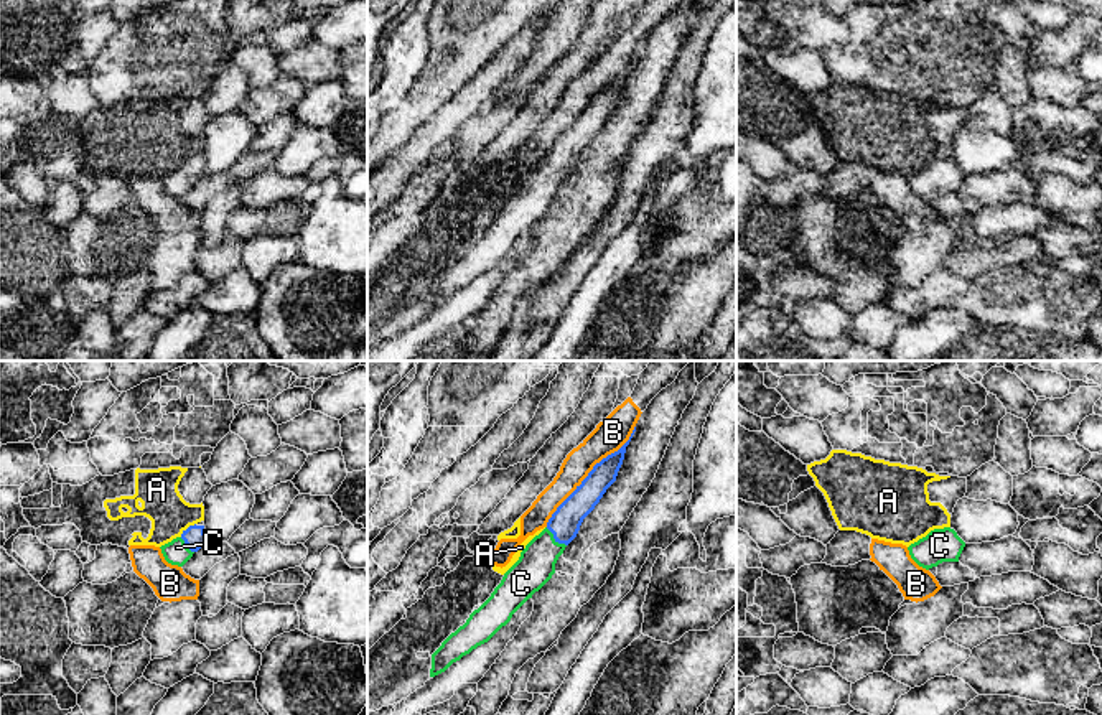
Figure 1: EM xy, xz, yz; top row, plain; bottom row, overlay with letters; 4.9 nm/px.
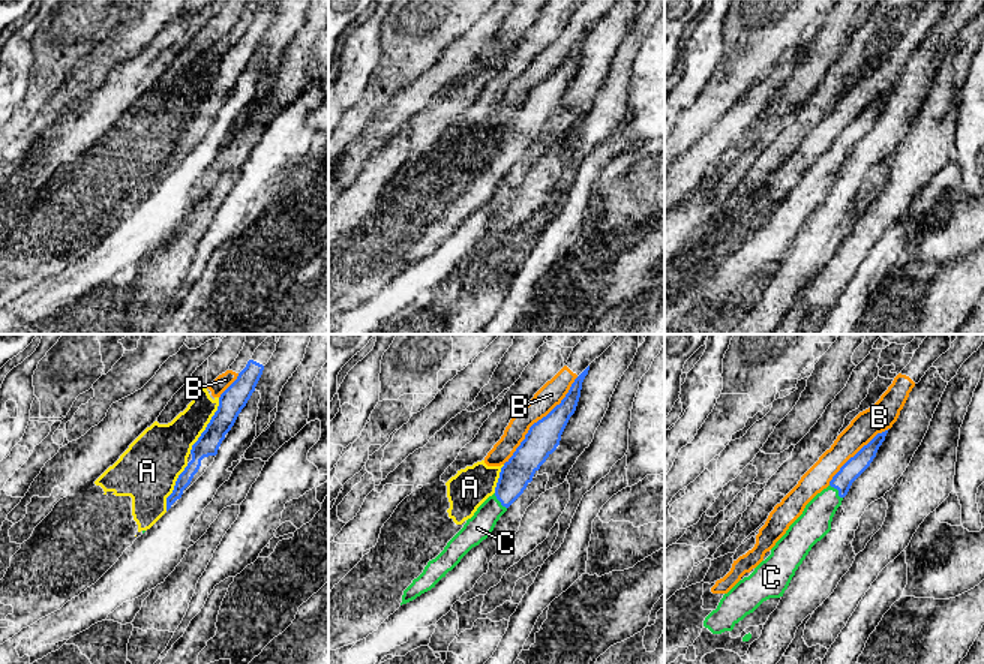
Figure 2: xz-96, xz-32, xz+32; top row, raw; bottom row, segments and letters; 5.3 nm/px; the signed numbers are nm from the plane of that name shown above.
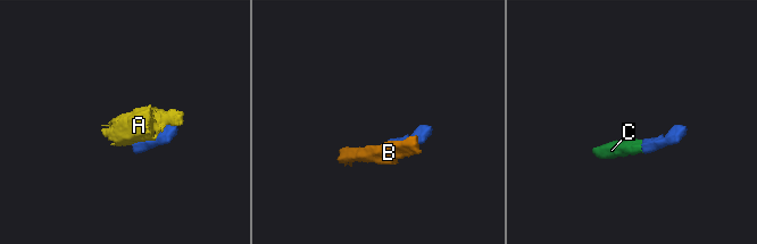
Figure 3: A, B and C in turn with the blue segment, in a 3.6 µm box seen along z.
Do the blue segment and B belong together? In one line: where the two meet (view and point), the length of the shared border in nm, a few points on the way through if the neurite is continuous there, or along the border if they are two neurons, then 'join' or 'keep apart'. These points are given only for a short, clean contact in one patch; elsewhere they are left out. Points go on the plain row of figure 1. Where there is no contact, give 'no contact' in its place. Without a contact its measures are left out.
meets blue in xz at (588, 104); contact 650 nm long; keep apart

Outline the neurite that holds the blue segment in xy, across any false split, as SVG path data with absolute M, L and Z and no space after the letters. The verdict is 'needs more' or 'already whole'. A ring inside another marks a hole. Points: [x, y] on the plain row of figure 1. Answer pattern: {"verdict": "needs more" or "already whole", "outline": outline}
{"verdict": "needs more", "outline": "M194 155L183 161L180 168L161 176L160 180L168 194L183 198L204 175L204 157Z"}

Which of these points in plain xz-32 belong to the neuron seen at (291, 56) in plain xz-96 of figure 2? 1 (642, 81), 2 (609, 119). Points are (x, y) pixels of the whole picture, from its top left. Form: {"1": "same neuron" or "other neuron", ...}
{"1": "other neuron", "2": "same neuron"}

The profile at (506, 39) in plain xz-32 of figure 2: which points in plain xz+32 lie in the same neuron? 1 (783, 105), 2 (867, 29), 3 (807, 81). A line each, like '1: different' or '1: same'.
1: same
2: different
3: same

